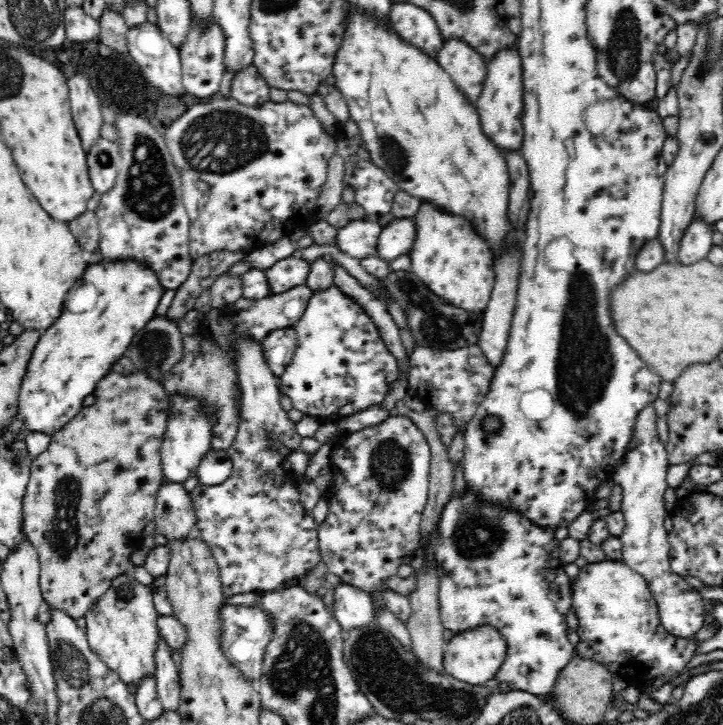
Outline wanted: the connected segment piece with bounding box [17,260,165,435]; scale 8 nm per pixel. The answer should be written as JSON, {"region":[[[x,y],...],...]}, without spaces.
{"region":[[[103,260],[86,268],[84,276],[68,292],[62,316],[44,332],[28,361],[20,385],[17,414],[22,417],[29,432],[54,434],[82,410],[86,396],[94,393],[98,382],[106,374],[113,372],[114,364],[125,357],[139,330],[154,318],[154,308],[164,293],[155,274],[137,262]]]}

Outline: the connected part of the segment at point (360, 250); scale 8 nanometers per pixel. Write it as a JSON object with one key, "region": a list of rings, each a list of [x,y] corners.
{"region":[[[367,218],[349,221],[338,230],[338,248],[354,258],[380,258],[378,238],[382,228]]]}

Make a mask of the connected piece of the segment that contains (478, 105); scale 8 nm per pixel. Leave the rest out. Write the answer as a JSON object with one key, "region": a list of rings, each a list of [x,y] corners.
{"region":[[[504,48],[496,57],[487,63],[487,78],[480,97],[476,99],[475,108],[480,118],[480,127],[503,153],[520,152],[524,139],[523,109],[524,84],[522,62],[516,48]]]}

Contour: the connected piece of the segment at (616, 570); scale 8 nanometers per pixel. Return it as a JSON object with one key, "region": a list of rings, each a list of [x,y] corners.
{"region":[[[612,559],[588,563],[579,570],[579,576],[572,581],[572,609],[578,617],[576,630],[579,636],[578,643],[573,646],[575,657],[604,665],[613,679],[622,680],[624,688],[633,687],[642,691],[647,684],[671,683],[690,664],[690,660],[698,656],[701,641],[696,639],[696,635],[679,637],[662,626],[656,600],[642,574],[632,570],[622,560]]]}

